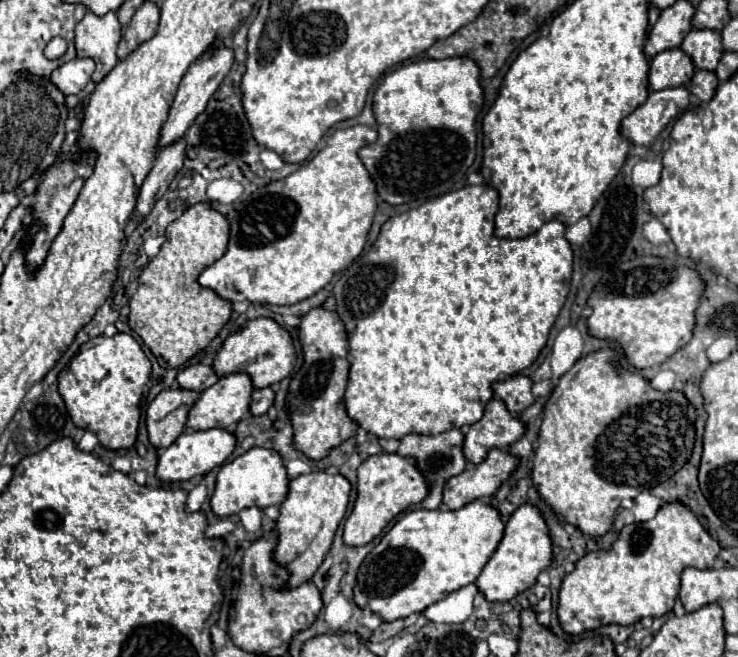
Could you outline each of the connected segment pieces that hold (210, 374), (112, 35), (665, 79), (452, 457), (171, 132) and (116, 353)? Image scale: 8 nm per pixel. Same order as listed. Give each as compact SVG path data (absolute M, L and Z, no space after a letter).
M196 363L196 365L190 365L186 367L184 371L178 373L176 381L180 387L184 389L194 389L198 393L202 393L204 389L212 387L220 377L216 375L216 371L212 367L206 367L202 363Z
M114 11L98 17L86 13L76 25L76 53L78 57L90 57L96 61L96 71L92 75L94 83L100 83L110 69L116 65L116 47L120 41L120 23Z
M668 49L658 53L648 71L648 87L658 91L666 87L678 87L686 85L688 79L692 79L696 67L692 59L682 49Z
M450 429L438 435L410 433L402 439L398 455L414 457L430 487L462 473L468 465L464 459L464 433L460 429Z
M220 47L216 49L214 53L206 53L202 55L190 69L188 73L184 75L182 83L180 83L180 89L176 93L176 99L170 107L170 113L168 113L168 119L166 123L162 125L162 131L160 131L160 139L158 139L158 149L162 147L168 147L176 141L180 141L184 137L184 133L188 131L188 127L194 123L196 115L200 115L200 111L204 111L208 99L212 97L212 93L218 89L218 85L222 83L222 79L226 77L226 73L230 71L232 67L232 61L234 61L234 53L230 47Z
M128 333L86 341L58 377L58 391L74 425L92 431L106 449L130 449L138 437L140 401L148 393L152 365L138 341Z

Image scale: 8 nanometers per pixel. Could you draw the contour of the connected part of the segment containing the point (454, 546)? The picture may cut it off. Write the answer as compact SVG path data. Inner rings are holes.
M472 501L456 511L450 509L408 511L364 559L358 573L358 585L354 587L356 605L362 609L366 607L372 609L372 613L382 615L384 621L396 621L412 613L424 611L428 605L444 599L444 595L450 595L452 591L458 591L460 587L466 587L468 583L474 583L478 579L484 565L500 545L504 537L504 527L506 525L500 513L492 505L482 501Z

